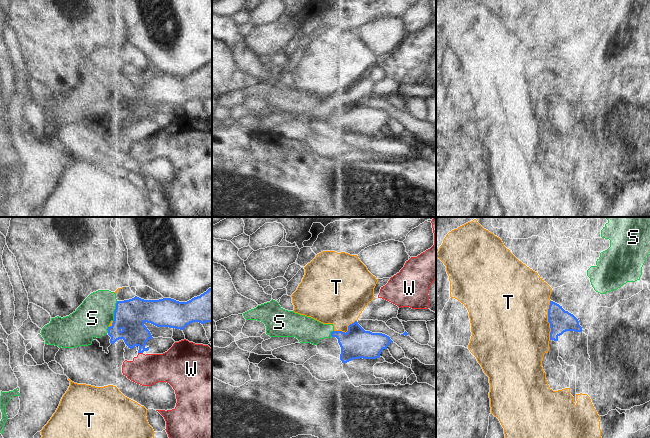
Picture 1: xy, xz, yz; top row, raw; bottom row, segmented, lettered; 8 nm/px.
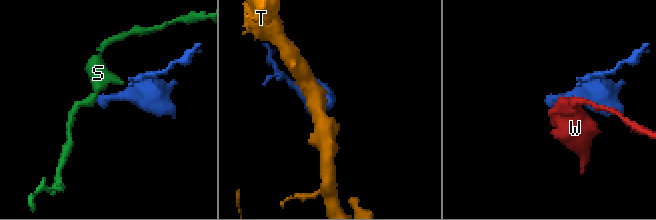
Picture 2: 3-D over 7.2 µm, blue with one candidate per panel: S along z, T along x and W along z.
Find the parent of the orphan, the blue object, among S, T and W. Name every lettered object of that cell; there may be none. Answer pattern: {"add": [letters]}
{"add": []}

